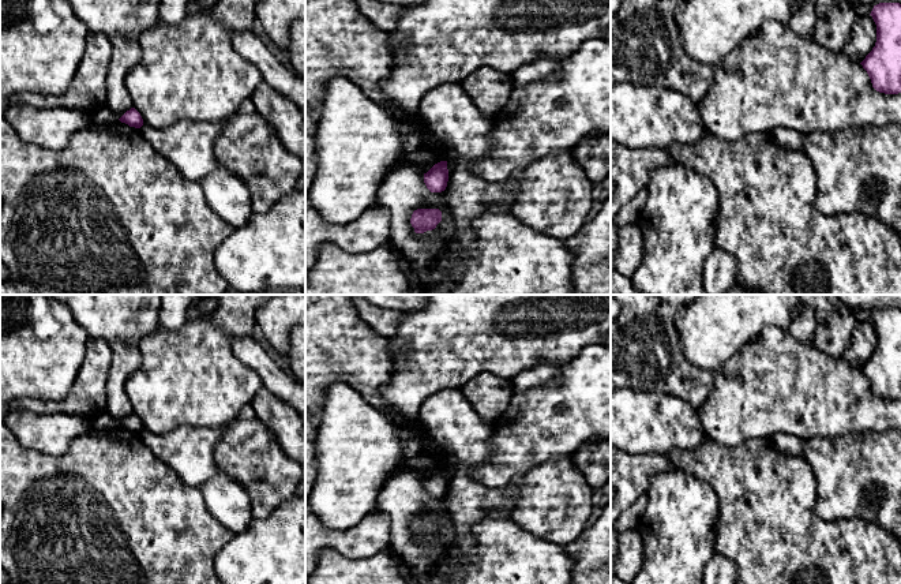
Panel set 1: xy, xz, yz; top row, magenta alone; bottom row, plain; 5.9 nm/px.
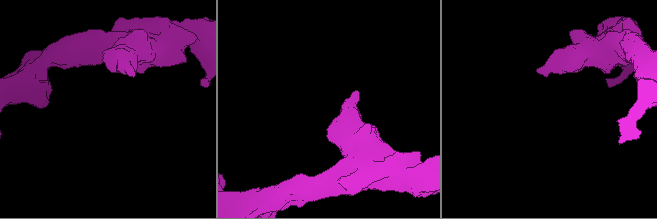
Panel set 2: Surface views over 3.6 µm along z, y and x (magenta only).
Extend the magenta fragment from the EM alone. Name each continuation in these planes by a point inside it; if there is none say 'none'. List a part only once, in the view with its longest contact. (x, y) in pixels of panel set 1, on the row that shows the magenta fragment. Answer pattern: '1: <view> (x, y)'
none

